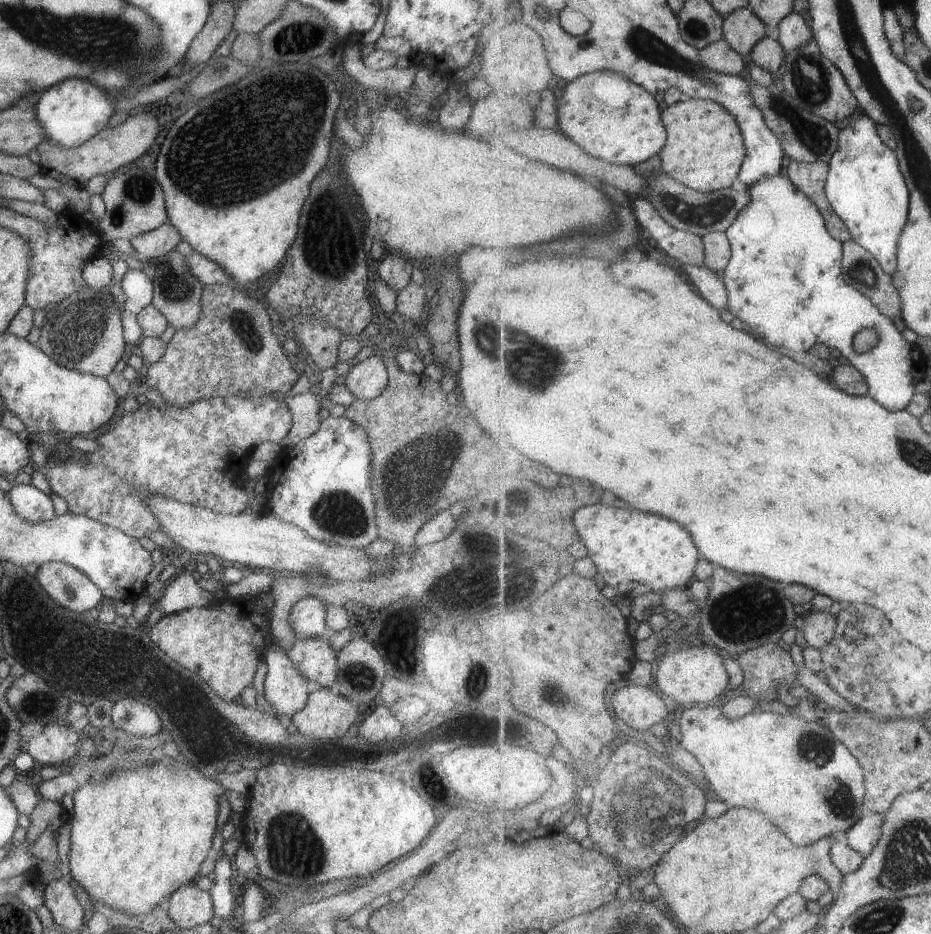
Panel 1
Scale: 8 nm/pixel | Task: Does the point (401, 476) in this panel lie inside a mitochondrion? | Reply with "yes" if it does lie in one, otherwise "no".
yes

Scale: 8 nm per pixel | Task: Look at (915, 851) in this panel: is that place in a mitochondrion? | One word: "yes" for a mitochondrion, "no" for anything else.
yes

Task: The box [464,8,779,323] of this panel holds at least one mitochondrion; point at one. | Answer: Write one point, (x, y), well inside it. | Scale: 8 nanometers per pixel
(649, 48)

